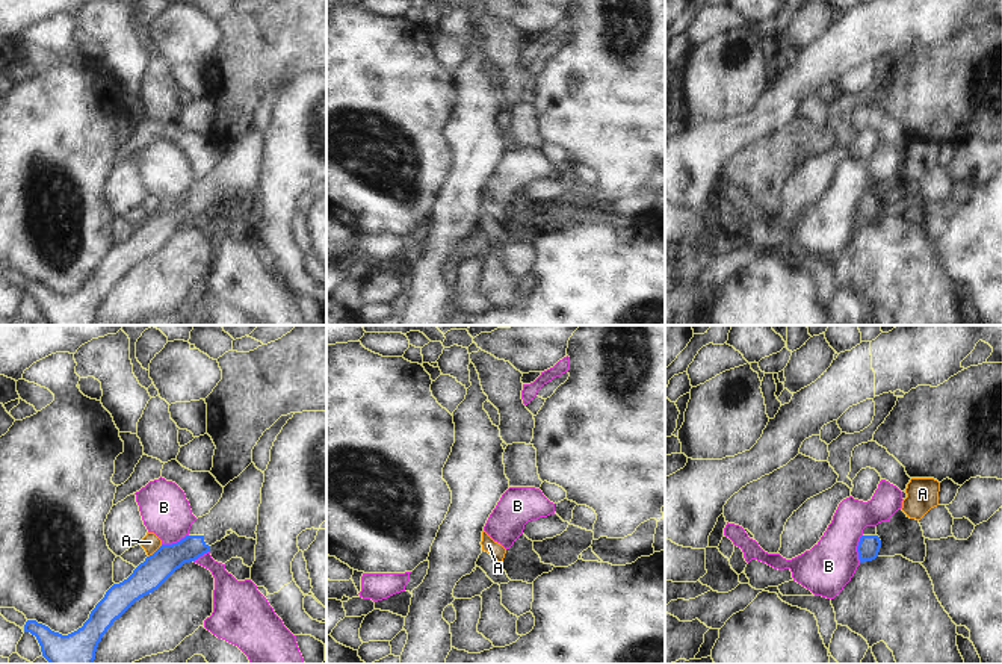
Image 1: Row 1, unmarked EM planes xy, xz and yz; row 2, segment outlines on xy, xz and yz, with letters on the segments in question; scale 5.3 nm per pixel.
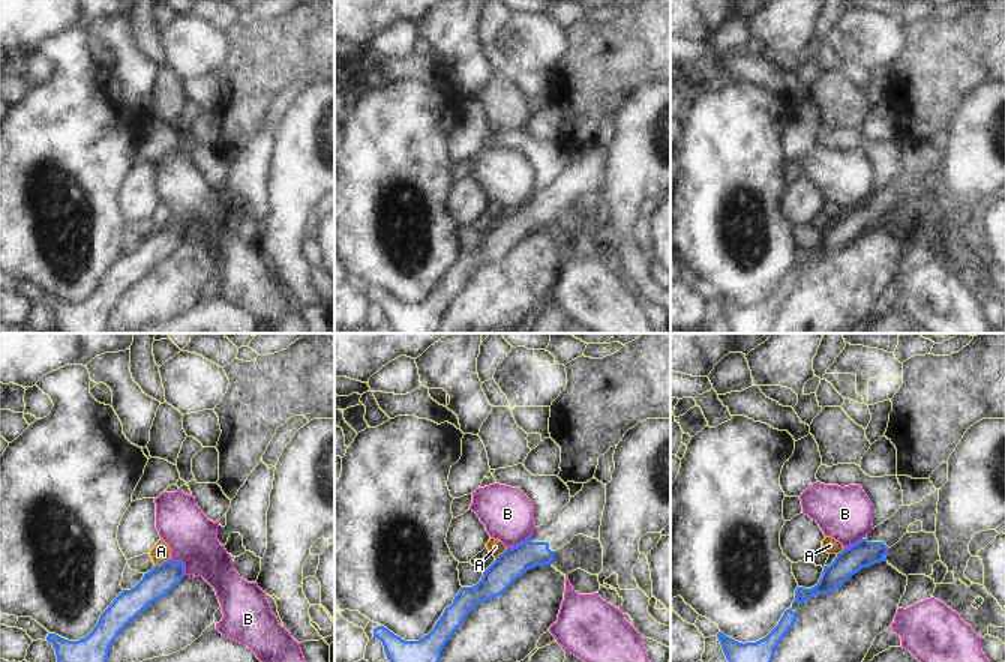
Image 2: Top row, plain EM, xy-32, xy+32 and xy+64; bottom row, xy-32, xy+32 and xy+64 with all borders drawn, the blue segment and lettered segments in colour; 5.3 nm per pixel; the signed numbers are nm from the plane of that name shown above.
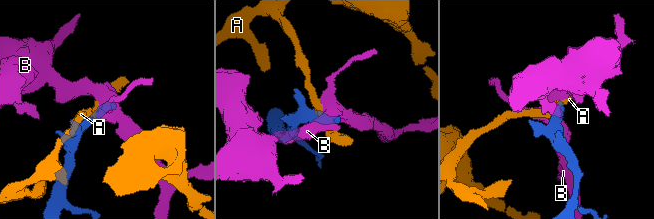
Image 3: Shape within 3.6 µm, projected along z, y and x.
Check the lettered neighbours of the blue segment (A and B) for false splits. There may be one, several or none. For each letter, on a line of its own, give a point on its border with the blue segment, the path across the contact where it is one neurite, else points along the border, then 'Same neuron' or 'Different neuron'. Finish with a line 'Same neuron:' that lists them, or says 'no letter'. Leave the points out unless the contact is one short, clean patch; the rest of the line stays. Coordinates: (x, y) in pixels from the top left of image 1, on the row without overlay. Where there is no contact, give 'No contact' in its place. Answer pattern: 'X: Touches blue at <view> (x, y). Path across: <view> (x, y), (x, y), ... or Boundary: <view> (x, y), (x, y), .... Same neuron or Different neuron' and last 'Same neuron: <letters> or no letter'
A: Touches blue at xy (156, 212). Boundary: xy (162, 206), (148, 218). Different neuron
B: Touches blue at yz (857, 209). Boundary: yz (862, 195), (857, 204), (859, 223). Different neuron
Same neuron: no letter

